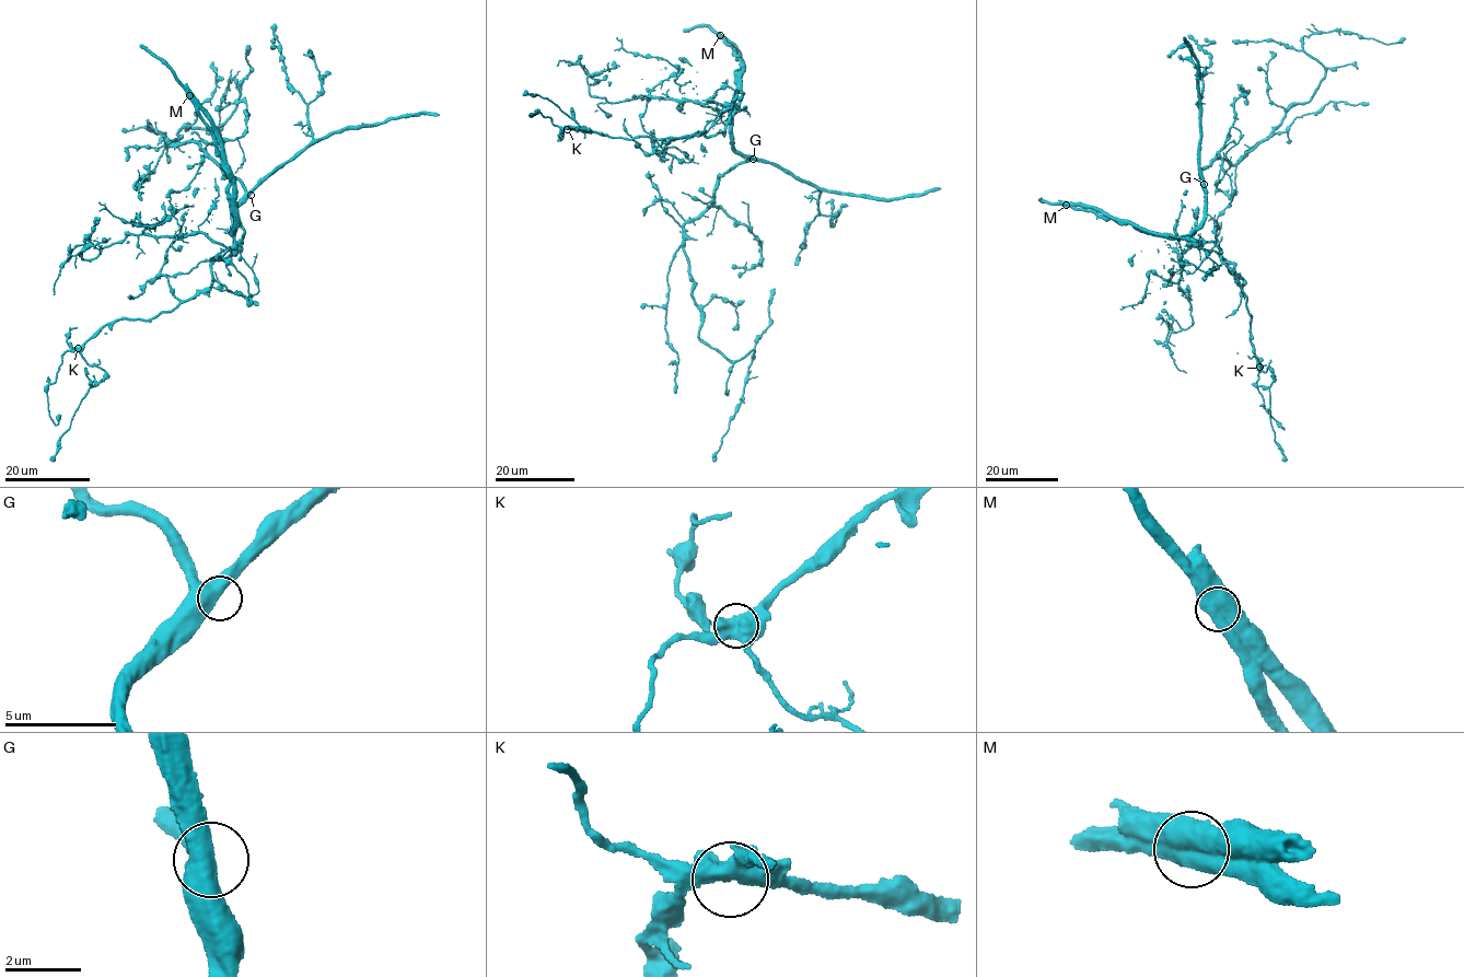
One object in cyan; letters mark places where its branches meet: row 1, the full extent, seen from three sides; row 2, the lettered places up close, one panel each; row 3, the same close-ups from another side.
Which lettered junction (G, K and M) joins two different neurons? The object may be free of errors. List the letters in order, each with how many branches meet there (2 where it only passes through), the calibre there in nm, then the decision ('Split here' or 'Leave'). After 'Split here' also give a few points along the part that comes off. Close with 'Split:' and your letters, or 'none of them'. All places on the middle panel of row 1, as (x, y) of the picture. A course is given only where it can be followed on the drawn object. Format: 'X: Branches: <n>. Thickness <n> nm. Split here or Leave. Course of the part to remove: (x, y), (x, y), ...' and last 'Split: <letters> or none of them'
G: Branches: 2. Thickness 550 nm. Leave
K: Branches: 2. Thickness 650 nm. Leave
M: Branches: 2. Thickness 750 nm. Split here. Course of the part to remove: (720, 36), (740, 61), (743, 94), (723, 131), (705, 137), (573, 129), (588, 128), (524, 91)
Split: M

